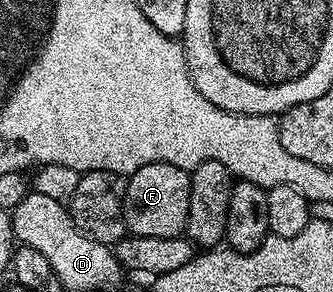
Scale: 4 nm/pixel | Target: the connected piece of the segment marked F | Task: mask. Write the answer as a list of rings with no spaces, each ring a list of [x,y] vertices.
[[[147,164],[127,177],[124,185],[124,226],[133,236],[176,238],[188,227],[191,175],[169,164]]]

